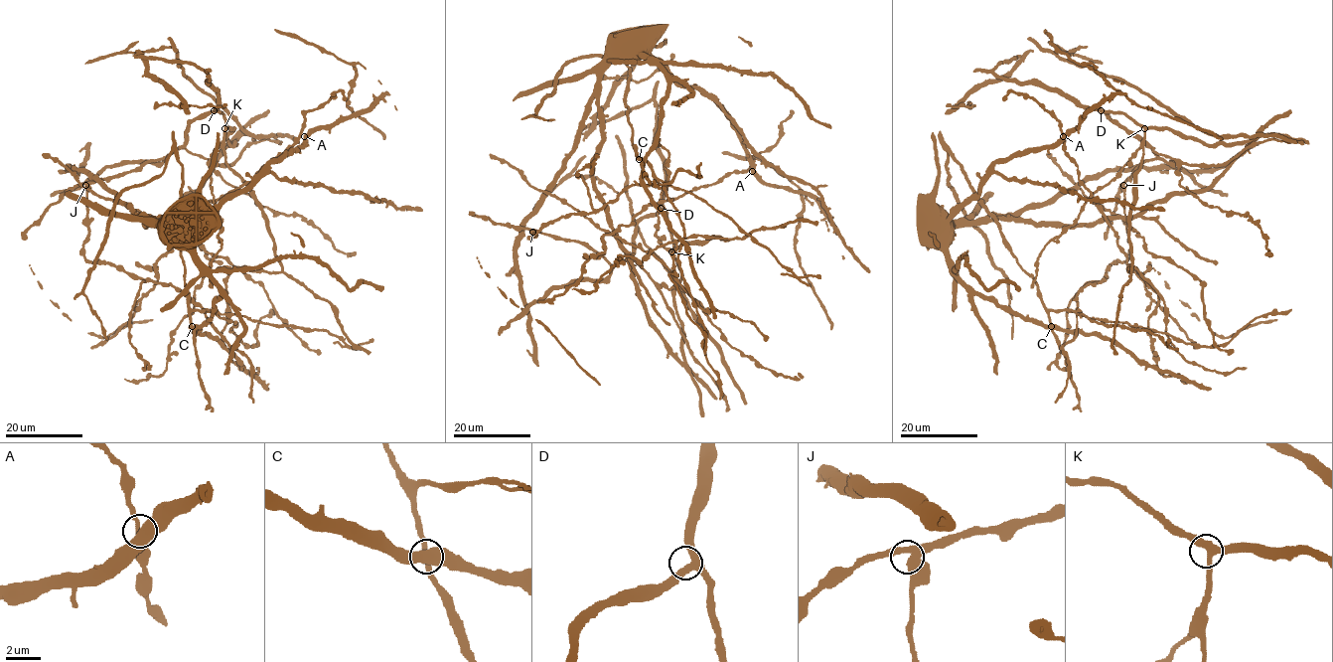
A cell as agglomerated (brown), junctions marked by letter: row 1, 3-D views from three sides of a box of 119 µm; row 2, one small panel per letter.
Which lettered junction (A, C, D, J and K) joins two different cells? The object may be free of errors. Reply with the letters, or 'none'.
none

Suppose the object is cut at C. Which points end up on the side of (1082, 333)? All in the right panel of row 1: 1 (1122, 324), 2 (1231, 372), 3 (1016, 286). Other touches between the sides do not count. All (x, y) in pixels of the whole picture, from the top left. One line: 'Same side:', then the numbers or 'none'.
Same side: 2, 3

